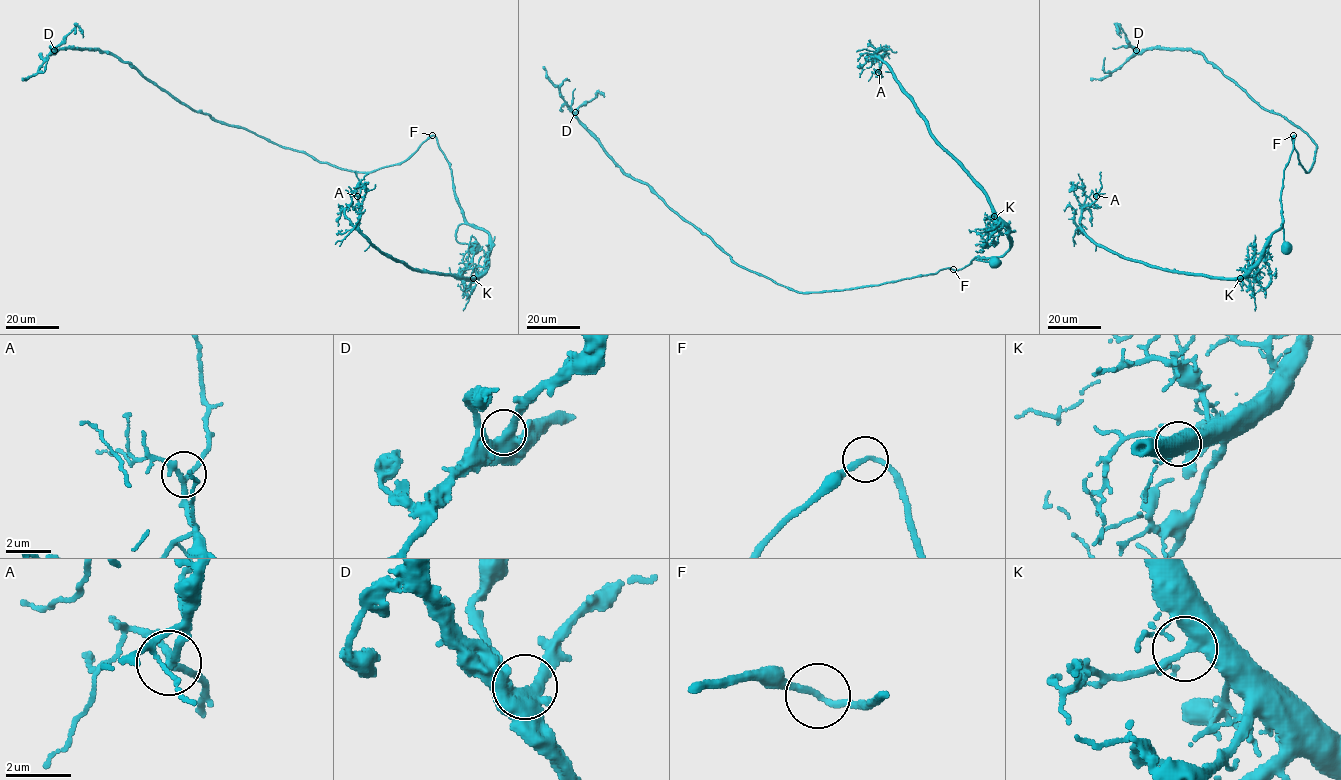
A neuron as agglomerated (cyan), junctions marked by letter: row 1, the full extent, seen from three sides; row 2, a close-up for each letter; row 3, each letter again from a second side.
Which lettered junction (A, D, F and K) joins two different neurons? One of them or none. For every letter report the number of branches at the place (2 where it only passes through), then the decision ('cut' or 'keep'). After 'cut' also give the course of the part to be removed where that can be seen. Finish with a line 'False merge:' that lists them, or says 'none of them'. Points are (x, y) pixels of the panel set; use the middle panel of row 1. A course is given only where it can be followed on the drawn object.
A: 3 branches meet; keep
D: 2 branches meet; keep
F: 2 branches meet; keep
K: 2 branches meet; keep
False merge: none of them

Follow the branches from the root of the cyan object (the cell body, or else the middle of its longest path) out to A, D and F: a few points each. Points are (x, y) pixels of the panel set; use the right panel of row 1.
A: (1285, 247), (1282, 223), (1262, 256), (1240, 277), (1164, 270), (1121, 257), (1086, 234), (1081, 212), (1096, 196)
D: (1285, 247), (1281, 188), (1293, 136), (1307, 172), (1316, 145), (1300, 127), (1263, 109), (1198, 52), (1136, 50)
F: (1285, 247), (1281, 188), (1293, 135)

